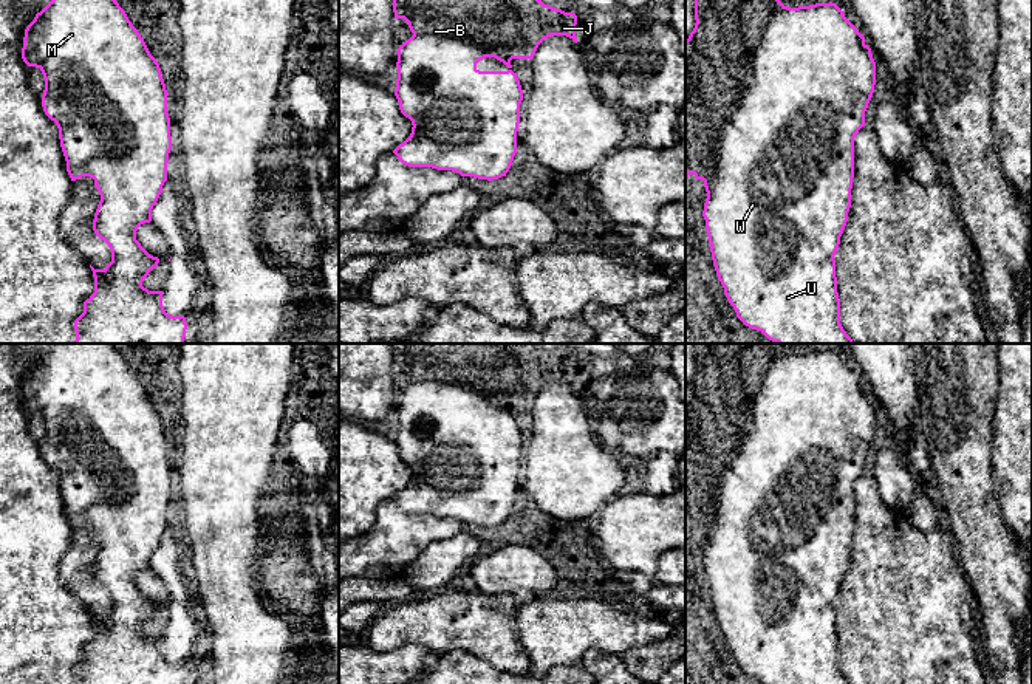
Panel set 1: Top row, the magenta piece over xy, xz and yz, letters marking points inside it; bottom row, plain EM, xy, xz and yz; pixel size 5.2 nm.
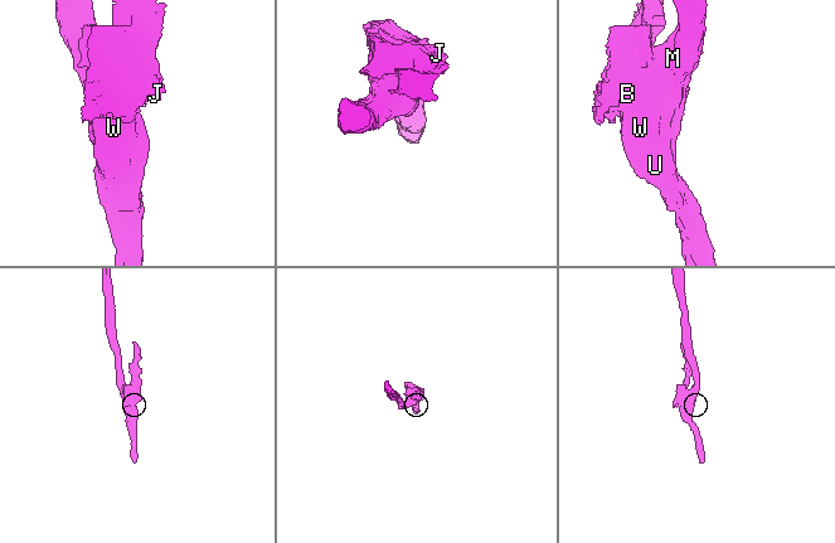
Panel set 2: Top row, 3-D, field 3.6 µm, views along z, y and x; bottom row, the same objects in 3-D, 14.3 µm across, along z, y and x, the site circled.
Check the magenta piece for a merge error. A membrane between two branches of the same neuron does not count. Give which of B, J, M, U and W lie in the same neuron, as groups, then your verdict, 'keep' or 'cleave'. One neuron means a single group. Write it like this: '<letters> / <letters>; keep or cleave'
B J M U W; keep

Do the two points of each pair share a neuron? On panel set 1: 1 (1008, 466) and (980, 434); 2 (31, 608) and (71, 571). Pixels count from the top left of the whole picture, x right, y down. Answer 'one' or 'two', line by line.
1: two
2: two

